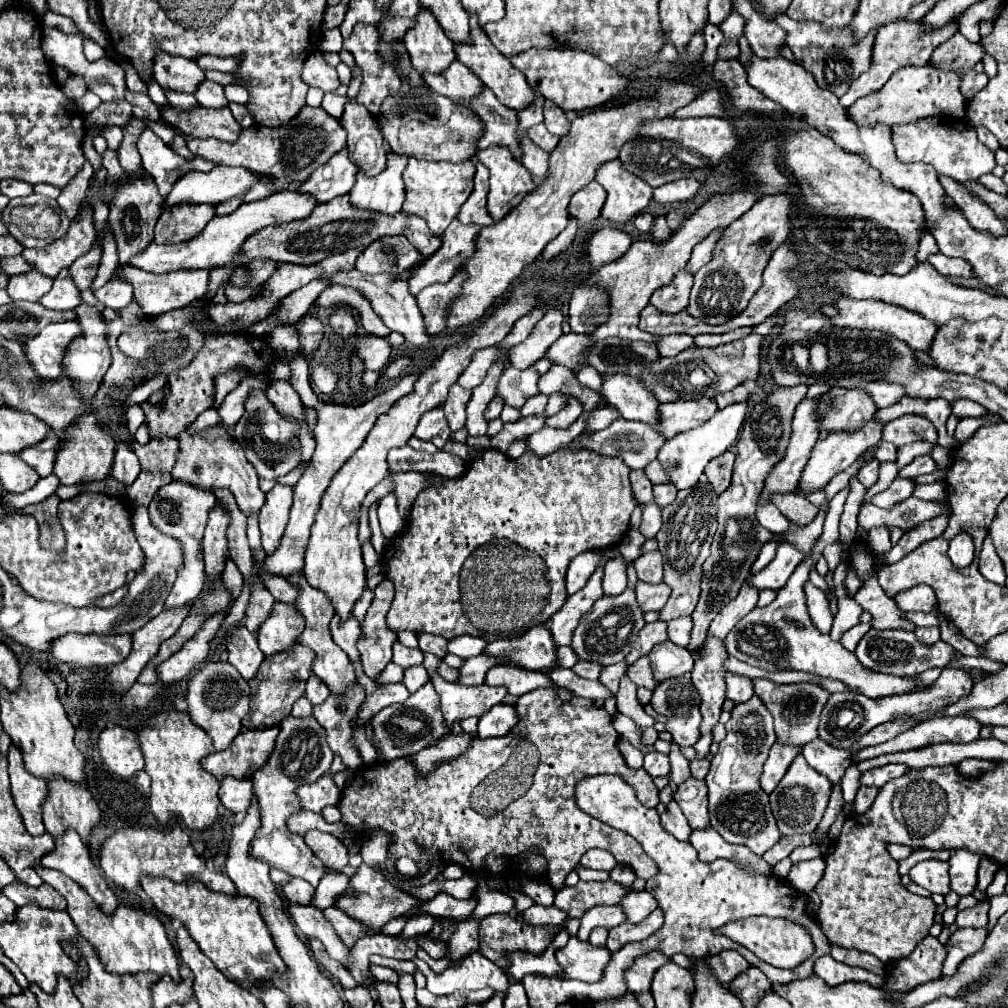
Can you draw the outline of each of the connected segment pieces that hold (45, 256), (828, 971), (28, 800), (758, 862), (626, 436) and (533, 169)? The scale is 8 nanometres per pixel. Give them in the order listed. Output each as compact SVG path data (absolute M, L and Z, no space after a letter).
M86 208L72 220L68 234L64 234L60 240L55 240L42 250L22 250L22 256L30 264L36 264L38 272L54 278L62 268L68 268L76 258L88 252L94 240L96 230L92 224L92 212L88 212Z
M822 956L820 960L816 960L814 972L828 986L838 986L838 984L844 984L844 982L868 982L870 986L876 986L876 988L884 986L884 978L882 976L866 972L862 968L854 968L854 966L836 962L832 956Z
M10 746L8 750L8 764L10 764L8 766L10 786L16 808L22 814L26 830L32 836L40 836L46 832L42 822L42 804L48 796L48 784L42 778L36 778L30 772L26 772L22 754L16 746Z
M714 828L694 830L688 842L698 850L700 860L704 860L704 862L728 858L728 860L746 864L754 872L772 872L772 868L760 856L752 854L748 848L744 848L740 844L728 844L718 832L714 832Z
M618 418L608 428L600 430L600 432L594 432L592 436L578 436L576 438L576 444L570 444L570 446L574 450L578 450L578 448L590 448L590 450L594 450L598 454L604 454L604 456L618 456L632 470L636 470L636 468L646 468L652 460L656 460L658 450L662 448L664 442L666 442L664 436L660 436L660 432L656 432L654 426L632 422L632 420L628 422L624 418Z
M528 136L524 138L524 156L520 158L520 162L530 170L534 184L540 184L546 178L548 172L548 152L540 150Z

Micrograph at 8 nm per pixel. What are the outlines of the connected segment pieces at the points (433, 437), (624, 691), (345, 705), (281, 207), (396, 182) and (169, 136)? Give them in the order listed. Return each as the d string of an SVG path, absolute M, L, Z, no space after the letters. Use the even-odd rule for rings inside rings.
M438 406L438 408L426 412L420 418L414 436L420 440L426 440L426 442L432 442L438 448L444 448L444 444L450 438L450 428L448 428L448 422L444 420L444 410Z
M628 676L620 680L620 690L616 694L616 706L624 716L632 718L640 728L650 728L656 724L656 720L644 712L640 700L636 698L636 684L632 684Z
M354 684L350 692L344 696L330 696L326 702L314 706L314 718L316 722L326 730L328 746L332 748L334 756L342 758L342 764L348 768L358 770L362 766L362 758L358 752L350 746L350 718L358 712L364 702L366 694L360 684Z
M278 192L278 194L268 196L268 200L244 202L236 212L232 212L228 216L214 216L208 222L208 226L204 228L204 232L200 236L196 236L194 240L188 240L188 242L182 242L176 246L162 246L162 248L158 244L150 242L146 250L142 250L130 258L130 264L140 270L154 272L154 274L172 272L172 270L180 270L180 268L188 268L188 270L220 268L220 266L226 266L226 262L230 262L236 256L236 248L240 248L240 244L244 244L244 240L248 240L248 236L252 236L252 232L258 232L260 228L288 224L294 220L308 218L316 206L318 206L316 200L302 192Z
M390 148L386 152L388 164L384 172L376 176L364 176L364 172L360 172L356 176L356 184L350 192L350 202L358 208L368 208L382 214L396 214L402 210L404 202L402 172L408 164L408 158L392 152Z
M159 120L154 123L147 123L146 127L149 127L166 144L172 143L176 134L175 130L169 126L166 126L163 120ZM154 123L156 123L156 125L154 125Z

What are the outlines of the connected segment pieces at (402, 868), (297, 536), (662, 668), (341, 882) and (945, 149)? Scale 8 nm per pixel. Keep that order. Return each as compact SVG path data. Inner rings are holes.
M402 857L397 861L397 869L406 876L417 876L419 873L416 864L407 857Z
M296 354L289 361L291 368L291 378L288 380L294 389L298 392L303 404L310 406L318 412L318 424L314 428L314 438L316 438L316 450L314 456L304 472L304 476L300 478L300 482L294 486L294 504L290 510L290 520L288 526L284 530L284 536L280 540L280 548L276 548L276 552L272 552L272 556L264 558L264 572L272 574L272 576L292 576L296 572L302 570L304 566L304 552L306 552L306 544L308 544L308 532L310 526L314 524L316 518L316 508L320 508L320 500L332 480L332 476L342 468L342 464L362 446L364 438L368 436L368 432L372 430L372 426L376 424L376 418L384 412L390 410L390 406L402 398L404 394L408 394L418 378L418 372L412 372L408 376L404 376L394 388L390 388L384 394L374 396L370 402L358 404L358 406L340 406L340 404L322 404L314 394L309 377L309 365L302 354Z
M666 640L664 644L658 644L656 648L652 648L648 658L652 662L656 682L682 676L682 674L690 672L692 664L694 664L690 652L686 648L680 648L676 644L672 644L670 640Z
M324 874L318 888L316 888L312 906L320 908L320 910L334 906L346 888L348 888L348 876L346 874Z
M928 116L924 120L916 120L912 124L894 126L894 146L896 156L902 162L924 162L936 168L942 176L950 176L958 182L978 180L980 176L988 174L996 166L994 152L988 150L978 138L972 124L964 120L950 120L940 116Z

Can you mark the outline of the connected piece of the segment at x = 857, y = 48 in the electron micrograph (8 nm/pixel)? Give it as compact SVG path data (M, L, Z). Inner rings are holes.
M786 14L776 16L774 22L780 24L780 28L784 28L784 32L788 32L786 44L792 48L792 54L794 54L796 62L802 64L802 66L816 78L816 82L818 82L820 88L828 88L828 90L832 90L836 96L842 96L842 94L848 90L848 84L850 84L848 80L846 80L846 82L838 82L836 76L832 76L832 78L826 76L826 72L824 72L826 66L822 66L822 64L824 64L828 58L832 58L832 60L844 58L844 60L852 62L850 80L868 70L870 56L872 56L872 40L876 38L876 32L870 32L864 40L852 44L852 32L848 32L848 26L844 26L844 28L832 28L832 32L824 32L824 28L820 28L820 24L816 24L814 20L792 20L792 18L788 18Z

